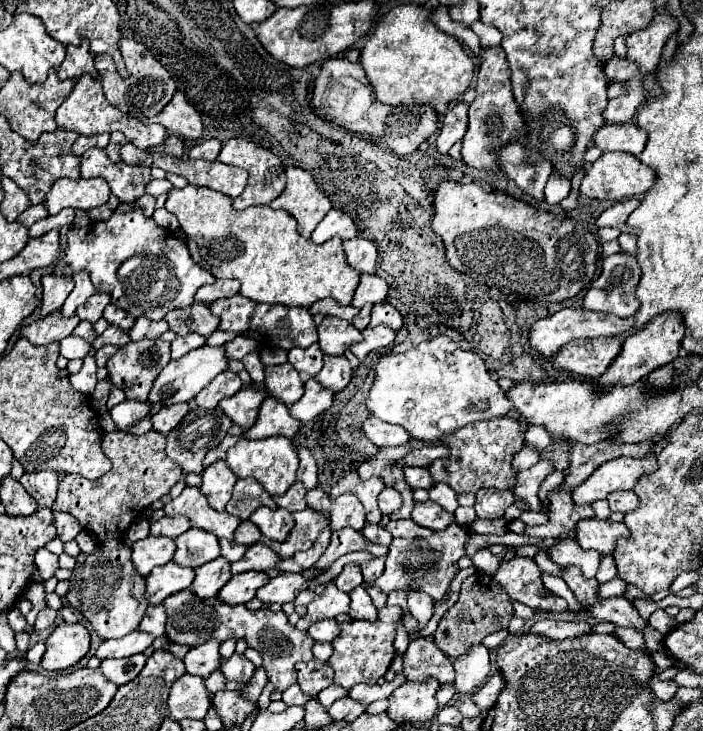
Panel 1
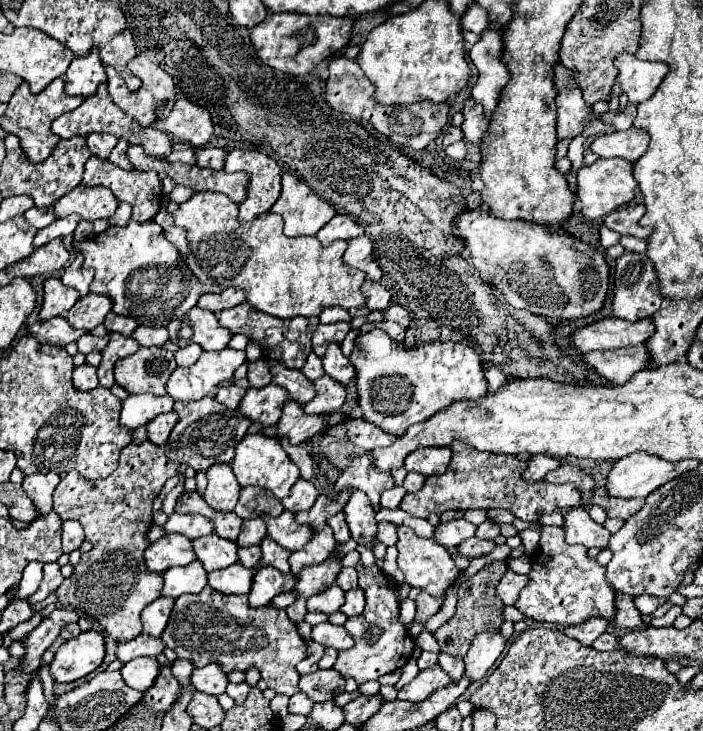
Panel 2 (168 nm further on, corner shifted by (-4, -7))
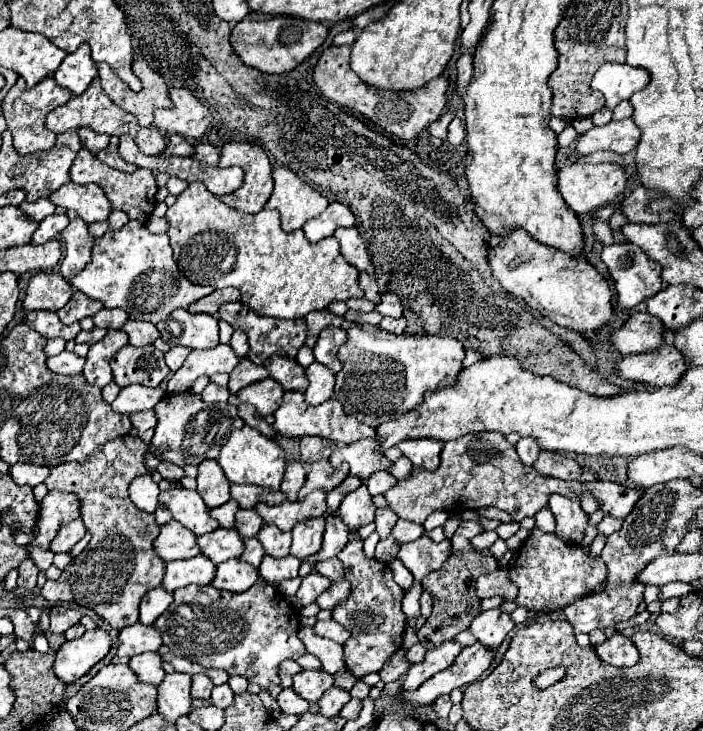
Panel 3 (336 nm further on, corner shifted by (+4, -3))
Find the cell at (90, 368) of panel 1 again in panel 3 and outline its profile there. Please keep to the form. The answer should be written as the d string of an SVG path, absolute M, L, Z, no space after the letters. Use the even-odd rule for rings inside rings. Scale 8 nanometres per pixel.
M61 351L55 357L47 357L47 367L59 375L77 375L83 371L83 365L85 365L85 359L69 351Z

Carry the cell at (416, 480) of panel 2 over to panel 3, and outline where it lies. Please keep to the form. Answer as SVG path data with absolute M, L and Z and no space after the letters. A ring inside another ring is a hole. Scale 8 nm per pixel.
M399 457L395 463L391 463L389 465L389 473L395 477L395 479L407 479L409 477L409 473L411 473L411 461L407 459L407 457Z

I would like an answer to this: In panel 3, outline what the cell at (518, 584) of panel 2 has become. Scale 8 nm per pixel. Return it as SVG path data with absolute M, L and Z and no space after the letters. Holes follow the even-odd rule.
M497 569L497 571L489 573L489 575L481 575L477 579L477 597L479 599L495 597L495 595L505 597L507 601L515 601L515 597L517 597L517 589L509 581L507 571L503 571L503 569Z

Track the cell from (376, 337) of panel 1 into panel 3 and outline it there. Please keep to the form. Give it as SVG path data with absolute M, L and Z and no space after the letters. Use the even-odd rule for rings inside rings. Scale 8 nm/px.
M383 317L383 321L381 321L381 325L379 325L379 327L381 327L381 329L385 329L385 331L389 331L389 333L401 335L401 333L403 333L403 329L405 329L405 317L401 317L401 319Z

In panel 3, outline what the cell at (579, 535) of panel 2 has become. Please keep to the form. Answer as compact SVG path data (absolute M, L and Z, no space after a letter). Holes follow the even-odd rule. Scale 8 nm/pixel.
M551 495L547 505L557 521L555 535L561 537L565 543L579 545L587 529L587 515L579 507L577 497L565 497L565 495Z

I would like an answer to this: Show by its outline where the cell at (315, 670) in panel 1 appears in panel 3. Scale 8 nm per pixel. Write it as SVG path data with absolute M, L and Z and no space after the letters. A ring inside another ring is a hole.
M319 669L319 671L301 671L293 677L295 693L299 693L309 703L317 703L329 687L333 687L333 675L325 673L323 669Z

